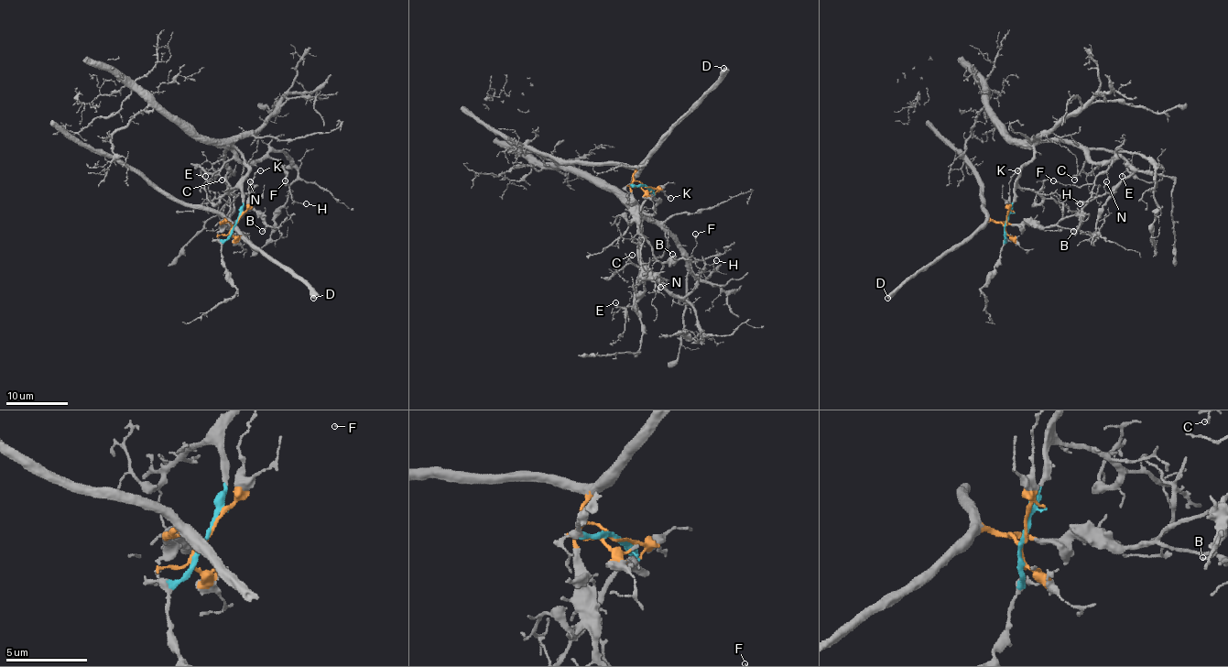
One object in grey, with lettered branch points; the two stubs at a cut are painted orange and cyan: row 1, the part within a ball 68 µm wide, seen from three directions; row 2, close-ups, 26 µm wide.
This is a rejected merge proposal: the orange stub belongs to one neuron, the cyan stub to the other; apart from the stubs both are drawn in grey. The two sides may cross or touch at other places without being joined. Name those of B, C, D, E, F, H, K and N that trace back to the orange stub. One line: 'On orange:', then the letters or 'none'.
On orange: B, D, K, N

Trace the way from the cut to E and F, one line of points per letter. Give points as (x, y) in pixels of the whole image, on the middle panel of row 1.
E: (645, 186), (657, 200), (656, 210), (645, 214), (642, 221), (635, 298), (624, 308), (615, 303)
F: (645, 186), (657, 200), (642, 217), (640, 261), (685, 297), (696, 281), (694, 235)

